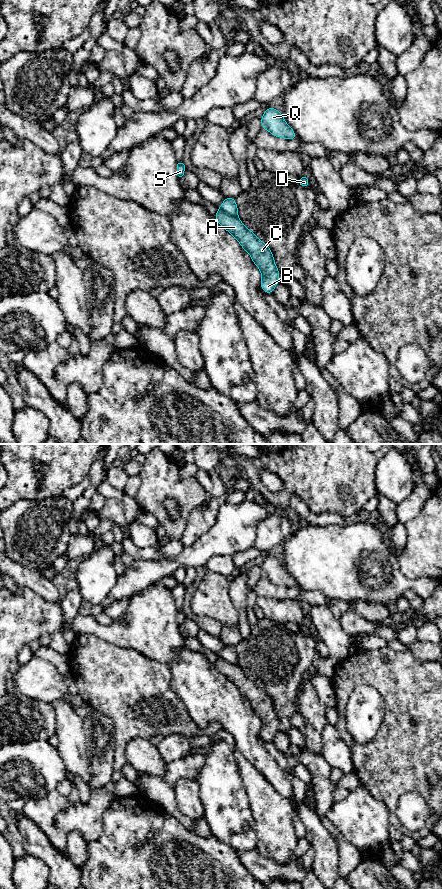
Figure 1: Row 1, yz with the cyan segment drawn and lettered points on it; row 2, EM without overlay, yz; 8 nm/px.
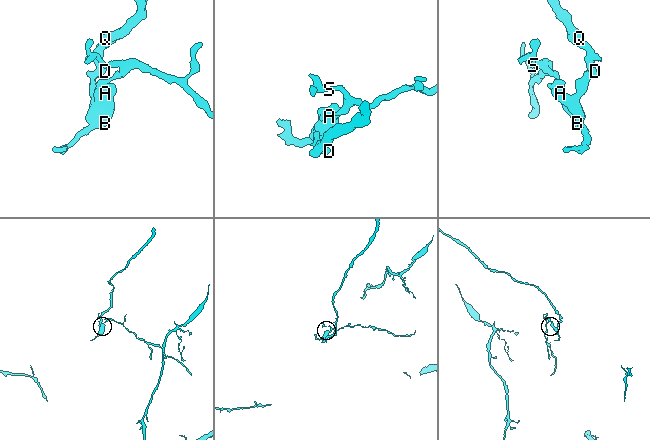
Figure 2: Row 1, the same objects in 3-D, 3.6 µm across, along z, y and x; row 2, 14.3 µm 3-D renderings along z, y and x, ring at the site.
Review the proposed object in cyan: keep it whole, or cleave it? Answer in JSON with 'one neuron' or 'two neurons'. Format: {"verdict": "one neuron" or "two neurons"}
{"verdict": "two neurons"}

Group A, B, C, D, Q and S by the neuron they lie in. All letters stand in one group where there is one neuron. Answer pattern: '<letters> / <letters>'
A B C D Q / S

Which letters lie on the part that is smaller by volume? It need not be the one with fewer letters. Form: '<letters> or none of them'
S

